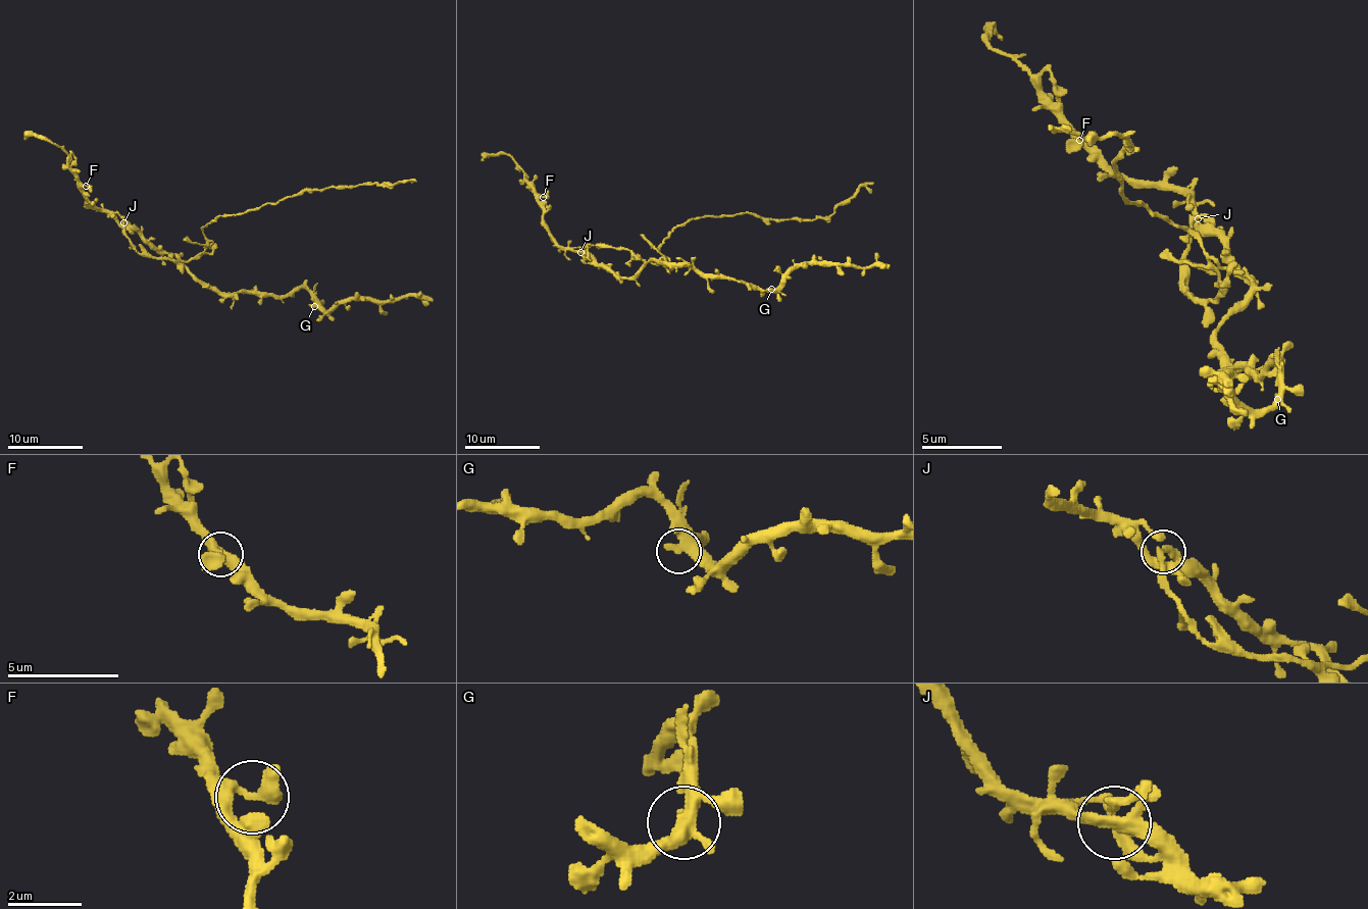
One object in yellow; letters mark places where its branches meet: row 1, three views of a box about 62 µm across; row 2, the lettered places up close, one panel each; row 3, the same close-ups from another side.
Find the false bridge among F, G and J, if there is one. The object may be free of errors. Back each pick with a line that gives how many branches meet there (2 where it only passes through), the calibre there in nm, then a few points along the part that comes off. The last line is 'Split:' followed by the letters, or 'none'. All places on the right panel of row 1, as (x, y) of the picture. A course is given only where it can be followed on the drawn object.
J: 3 | 320 nm | (1197, 217), (1184, 286), (1213, 302), (1213, 261), (1120, 193), (1112, 164), (1124, 136), (1047, 124)
Split: J

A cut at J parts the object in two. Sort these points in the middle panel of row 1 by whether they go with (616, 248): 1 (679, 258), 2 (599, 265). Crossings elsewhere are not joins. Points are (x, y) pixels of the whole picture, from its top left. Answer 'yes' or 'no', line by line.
1: no
2: no

